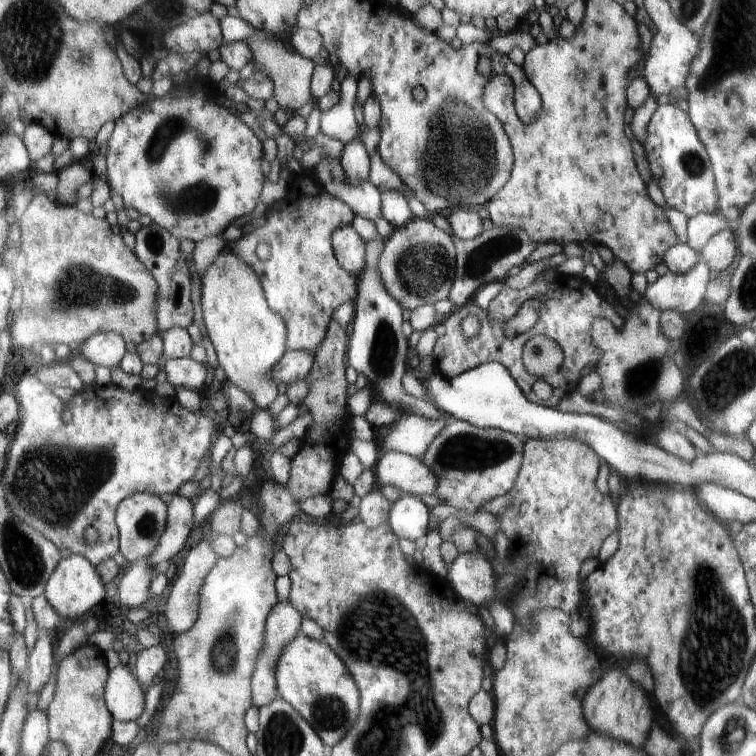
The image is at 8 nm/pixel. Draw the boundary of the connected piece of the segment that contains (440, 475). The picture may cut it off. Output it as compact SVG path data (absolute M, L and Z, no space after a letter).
M452 419L420 459L437 478L437 490L433 494L443 504L476 514L484 510L486 502L492 498L510 493L523 460L522 446L525 444L518 437L502 429L481 429L469 422Z

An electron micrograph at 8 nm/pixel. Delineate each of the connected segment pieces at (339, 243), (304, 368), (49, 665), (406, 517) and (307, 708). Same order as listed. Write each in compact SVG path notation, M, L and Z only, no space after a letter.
M346 223L332 234L332 243L337 261L358 276L365 267L365 240L350 223Z
M285 351L273 368L273 381L285 389L288 384L306 380L315 361L313 356L304 351Z
M46 627L38 628L38 640L32 646L27 688L30 694L42 692L54 676L56 652L54 640Z
M405 493L391 504L387 522L395 535L413 541L428 532L430 516L418 496Z
M299 632L278 657L275 674L279 695L310 723L326 746L337 745L358 716L360 694L348 668L330 645Z

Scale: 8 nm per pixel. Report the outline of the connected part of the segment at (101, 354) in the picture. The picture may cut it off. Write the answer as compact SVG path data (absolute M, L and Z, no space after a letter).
M104 331L98 333L85 342L84 348L80 350L89 361L98 368L118 368L128 354L126 348L127 340L116 331Z

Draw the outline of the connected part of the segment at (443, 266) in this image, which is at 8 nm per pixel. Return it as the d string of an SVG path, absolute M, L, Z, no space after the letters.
M414 218L406 226L395 227L385 240L377 269L389 295L404 310L414 310L448 298L457 270L457 252L453 238L428 219Z

